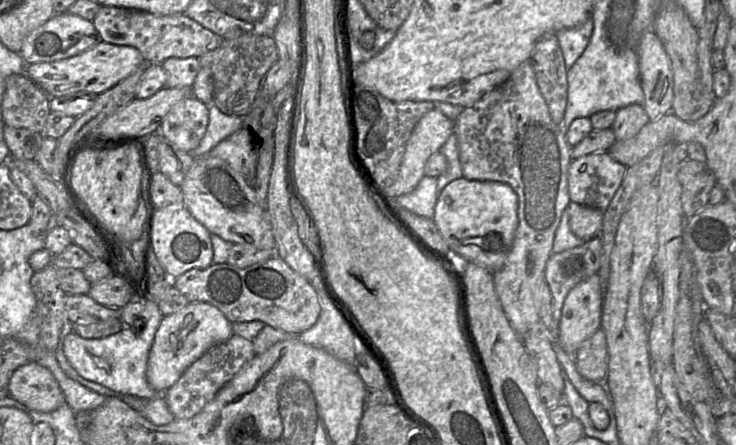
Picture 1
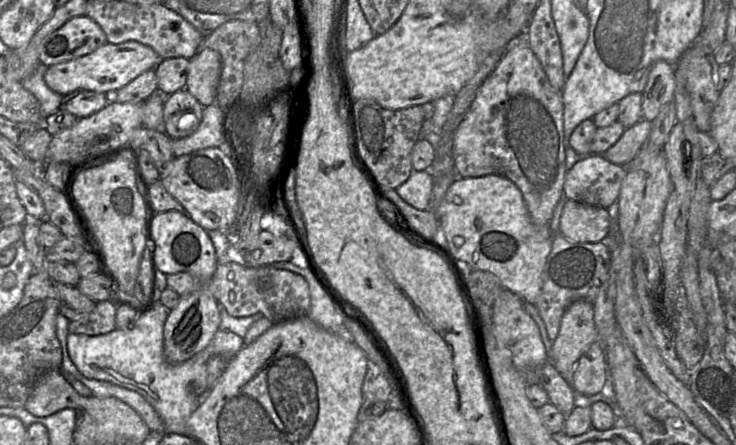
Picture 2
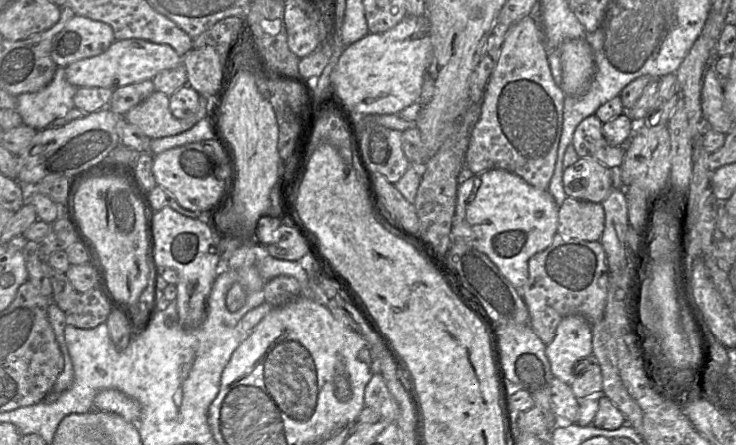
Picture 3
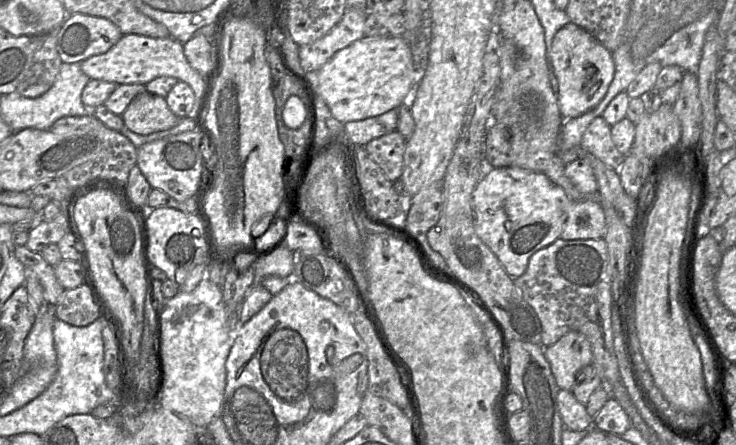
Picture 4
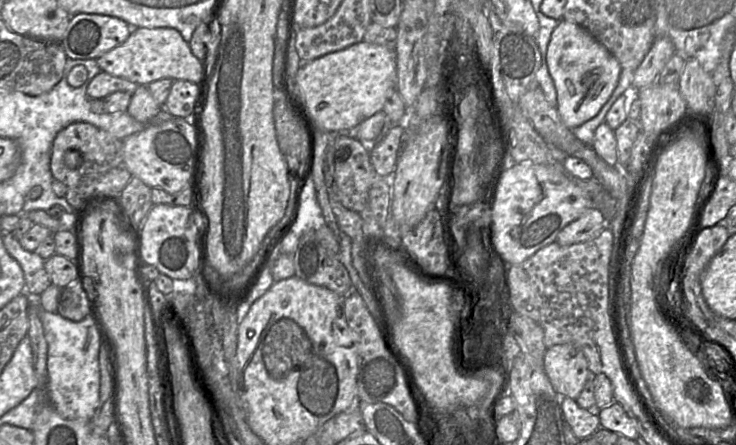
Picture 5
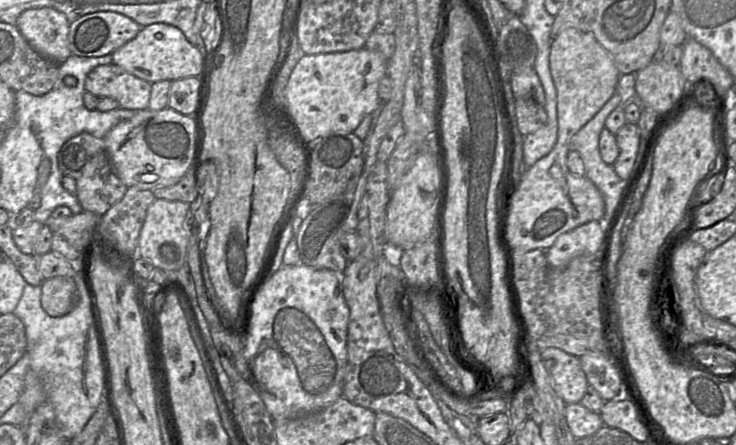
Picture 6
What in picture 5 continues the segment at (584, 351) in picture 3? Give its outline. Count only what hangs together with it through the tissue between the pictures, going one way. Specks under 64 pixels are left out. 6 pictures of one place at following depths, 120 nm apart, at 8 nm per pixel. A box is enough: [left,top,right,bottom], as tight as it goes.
[543,343,591,399]

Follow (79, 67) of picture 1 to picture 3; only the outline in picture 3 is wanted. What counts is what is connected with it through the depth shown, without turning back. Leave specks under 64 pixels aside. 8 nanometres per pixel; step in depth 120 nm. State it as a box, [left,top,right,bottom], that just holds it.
[65,39,182,89]

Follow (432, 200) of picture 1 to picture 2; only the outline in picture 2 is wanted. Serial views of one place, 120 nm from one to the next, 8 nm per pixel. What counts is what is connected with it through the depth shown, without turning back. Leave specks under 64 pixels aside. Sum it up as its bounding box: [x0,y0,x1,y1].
[396,170,433,210]

